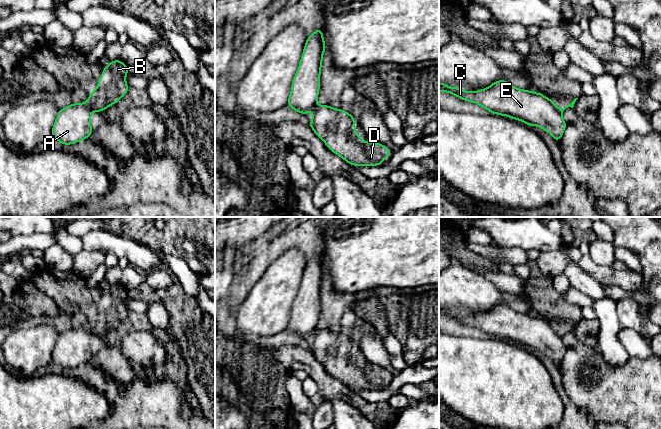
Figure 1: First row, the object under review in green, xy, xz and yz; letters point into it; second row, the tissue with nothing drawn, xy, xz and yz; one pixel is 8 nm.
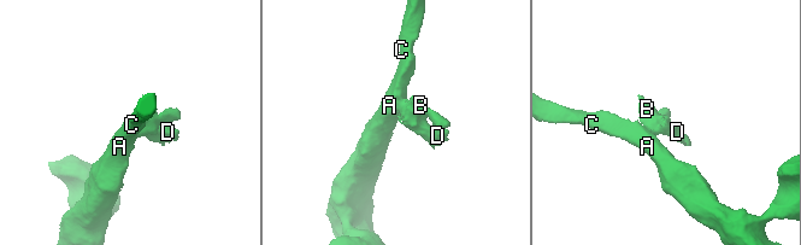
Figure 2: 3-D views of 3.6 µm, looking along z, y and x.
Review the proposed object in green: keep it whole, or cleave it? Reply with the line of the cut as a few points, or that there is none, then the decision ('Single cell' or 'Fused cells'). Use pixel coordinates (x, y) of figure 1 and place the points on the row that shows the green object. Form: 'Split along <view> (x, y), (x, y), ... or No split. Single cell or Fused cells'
Split along yz (548, 99), (561, 113). Fused cells

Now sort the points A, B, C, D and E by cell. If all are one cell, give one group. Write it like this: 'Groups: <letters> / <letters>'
Groups: A C E / B D

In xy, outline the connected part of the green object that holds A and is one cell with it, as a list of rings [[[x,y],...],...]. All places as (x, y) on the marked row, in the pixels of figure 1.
[[[82,102],[60,109],[52,127],[52,138],[63,145],[71,145],[90,137],[92,112]]]

